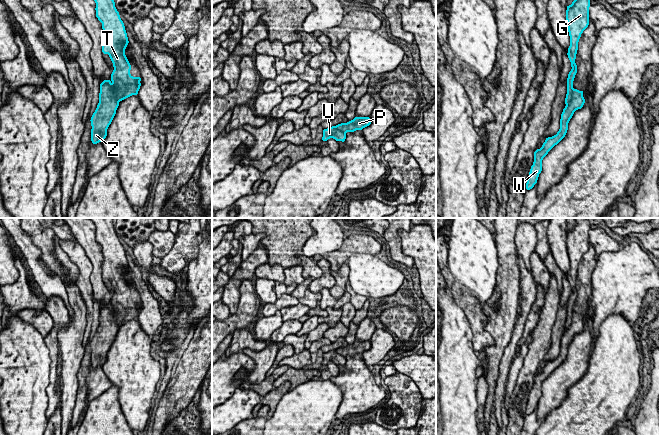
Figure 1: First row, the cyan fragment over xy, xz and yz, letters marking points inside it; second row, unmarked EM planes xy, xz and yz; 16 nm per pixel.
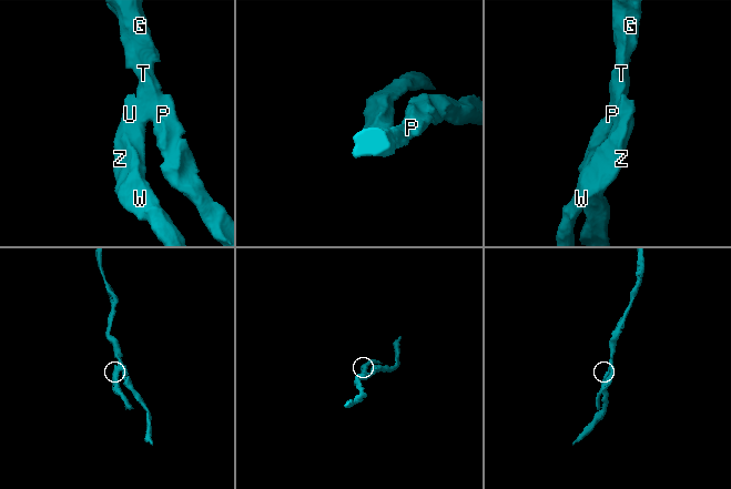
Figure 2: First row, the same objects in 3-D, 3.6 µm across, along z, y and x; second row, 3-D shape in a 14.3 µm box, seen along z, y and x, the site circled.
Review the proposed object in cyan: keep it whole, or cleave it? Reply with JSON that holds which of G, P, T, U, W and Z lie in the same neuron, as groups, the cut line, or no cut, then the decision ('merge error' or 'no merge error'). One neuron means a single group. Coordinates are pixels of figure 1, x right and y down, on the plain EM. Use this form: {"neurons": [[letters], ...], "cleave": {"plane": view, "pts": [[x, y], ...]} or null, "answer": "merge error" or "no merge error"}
{"neurons": [["G", "P", "T"], ["U", "W", "Z"]], "cleave": {"plane": "yz", "pts": [[572, 313], [572, 321], [566, 328]]}, "answer": "merge error"}

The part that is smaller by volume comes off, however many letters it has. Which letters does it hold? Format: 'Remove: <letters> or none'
Remove: U, W, Z

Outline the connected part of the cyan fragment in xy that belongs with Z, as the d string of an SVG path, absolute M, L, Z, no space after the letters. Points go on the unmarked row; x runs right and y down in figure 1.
M109 304L100 307L99 327L93 337L91 345L91 365L92 368L102 366L107 360L107 353L111 348L119 326L116 323L114 310Z

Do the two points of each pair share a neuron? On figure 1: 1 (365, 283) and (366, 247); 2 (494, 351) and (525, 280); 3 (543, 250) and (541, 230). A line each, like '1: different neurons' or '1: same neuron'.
1: different neurons
2: different neurons
3: same neuron

